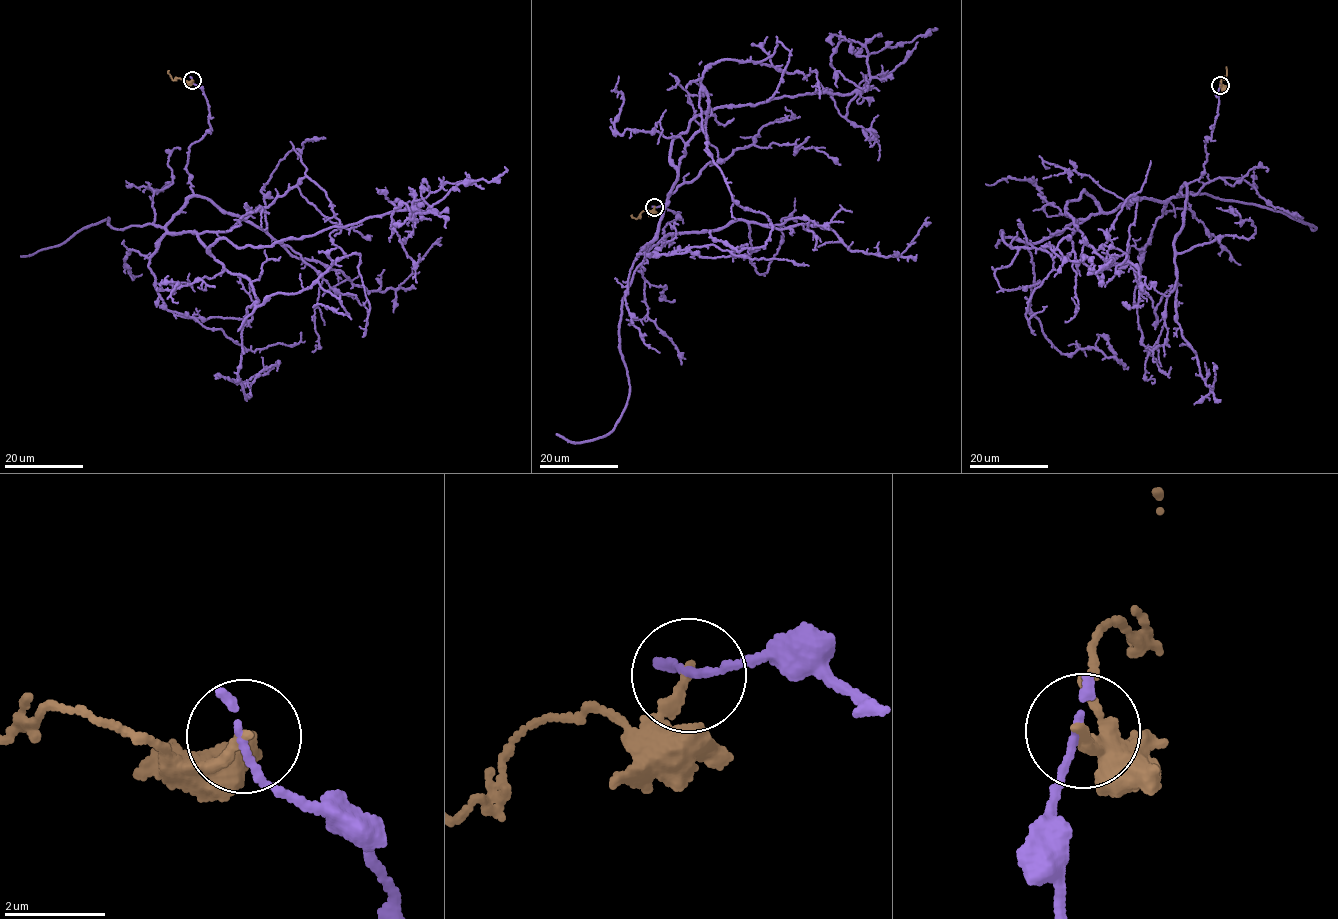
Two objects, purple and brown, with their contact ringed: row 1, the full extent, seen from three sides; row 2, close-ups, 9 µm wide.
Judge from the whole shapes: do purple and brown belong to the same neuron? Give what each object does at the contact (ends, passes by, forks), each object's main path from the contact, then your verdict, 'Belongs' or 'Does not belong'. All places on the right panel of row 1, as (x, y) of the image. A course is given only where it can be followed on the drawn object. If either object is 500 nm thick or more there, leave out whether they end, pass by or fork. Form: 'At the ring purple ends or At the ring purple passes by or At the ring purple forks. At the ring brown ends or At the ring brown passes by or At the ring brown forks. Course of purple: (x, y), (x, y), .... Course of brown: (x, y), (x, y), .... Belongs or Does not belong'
At the ring purple ends. At the ring brown ends. Course of purple: (1220, 86), (1179, 194), (1067, 202), (1106, 267), (1066, 258), (1064, 238), (1065, 321). Course of brown: (1220, 86), (1222, 77), (1226, 75), (1226, 66). Does not belong

